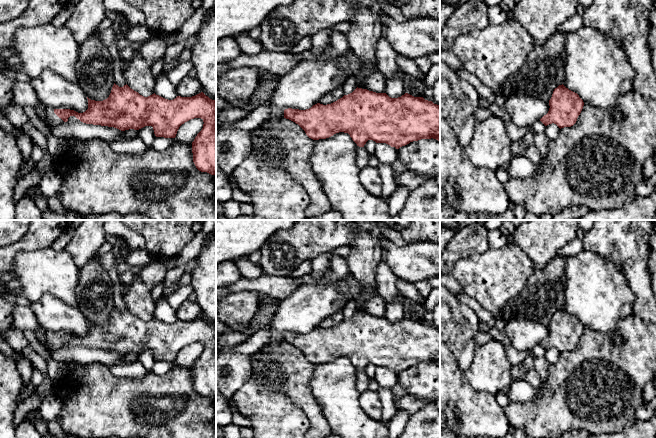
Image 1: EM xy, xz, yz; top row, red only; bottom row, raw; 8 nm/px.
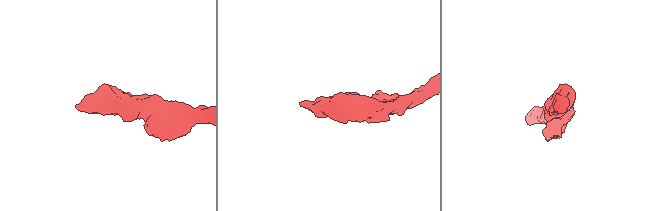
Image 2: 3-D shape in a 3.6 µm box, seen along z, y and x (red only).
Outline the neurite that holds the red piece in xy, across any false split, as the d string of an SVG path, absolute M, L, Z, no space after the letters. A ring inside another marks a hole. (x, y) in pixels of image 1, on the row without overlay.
M114 307L107 323L87 323L88 333L83 337L47 332L47 347L56 350L83 346L121 355L152 350L156 361L175 362L182 348L201 342L203 352L192 366L193 386L199 395L216 398L216 325L203 316L168 324L155 317L144 321L127 308L119 311Z

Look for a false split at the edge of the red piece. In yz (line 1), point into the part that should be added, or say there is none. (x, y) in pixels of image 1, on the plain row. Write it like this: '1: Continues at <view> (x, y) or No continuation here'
1: No continuation here

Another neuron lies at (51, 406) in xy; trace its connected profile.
M50 393L45 396L38 409L41 413L41 416L46 421L52 421L56 420L57 416L62 410L62 406L63 401L59 397Z

